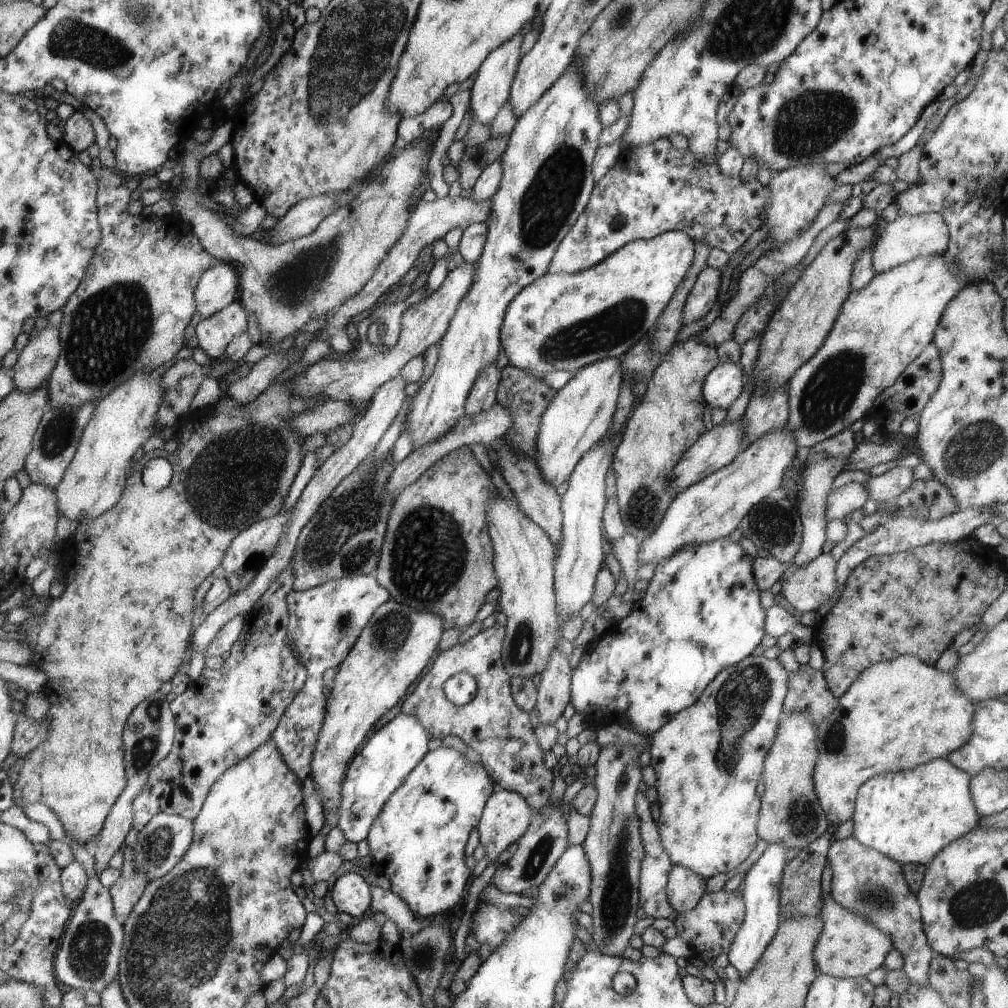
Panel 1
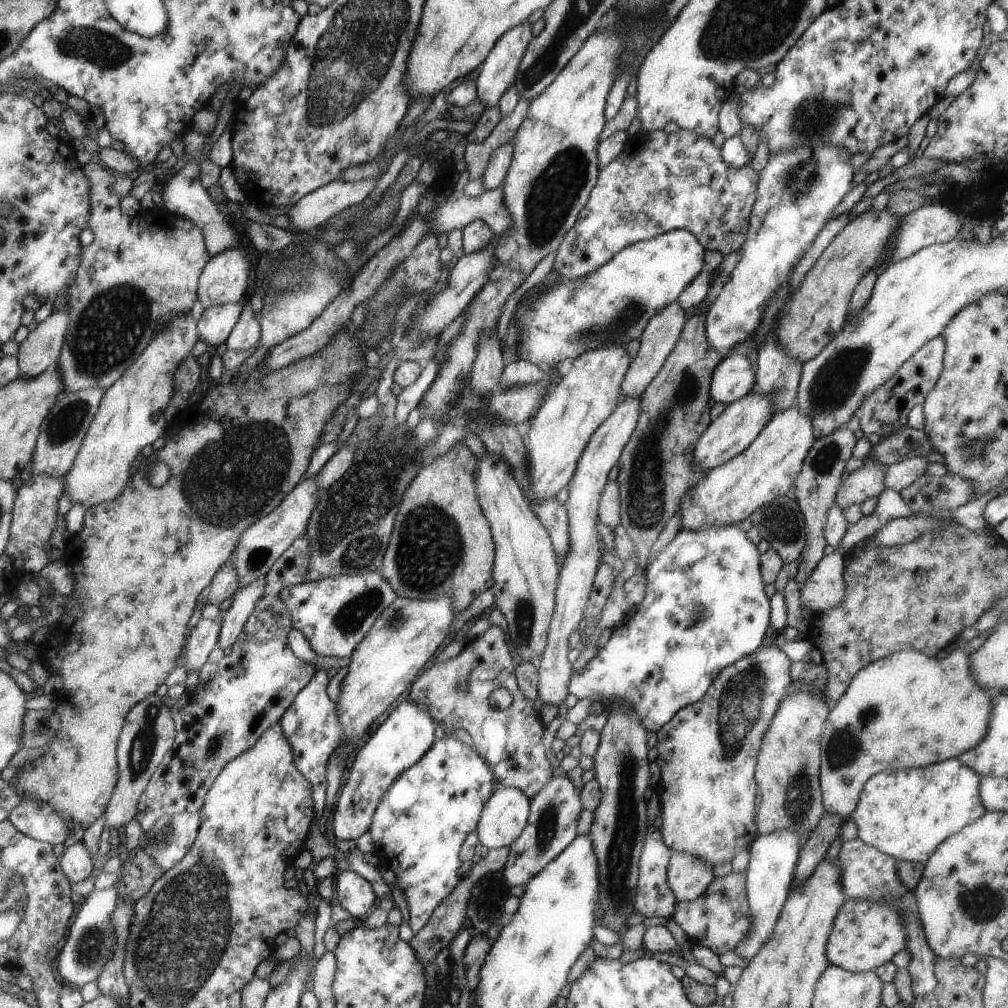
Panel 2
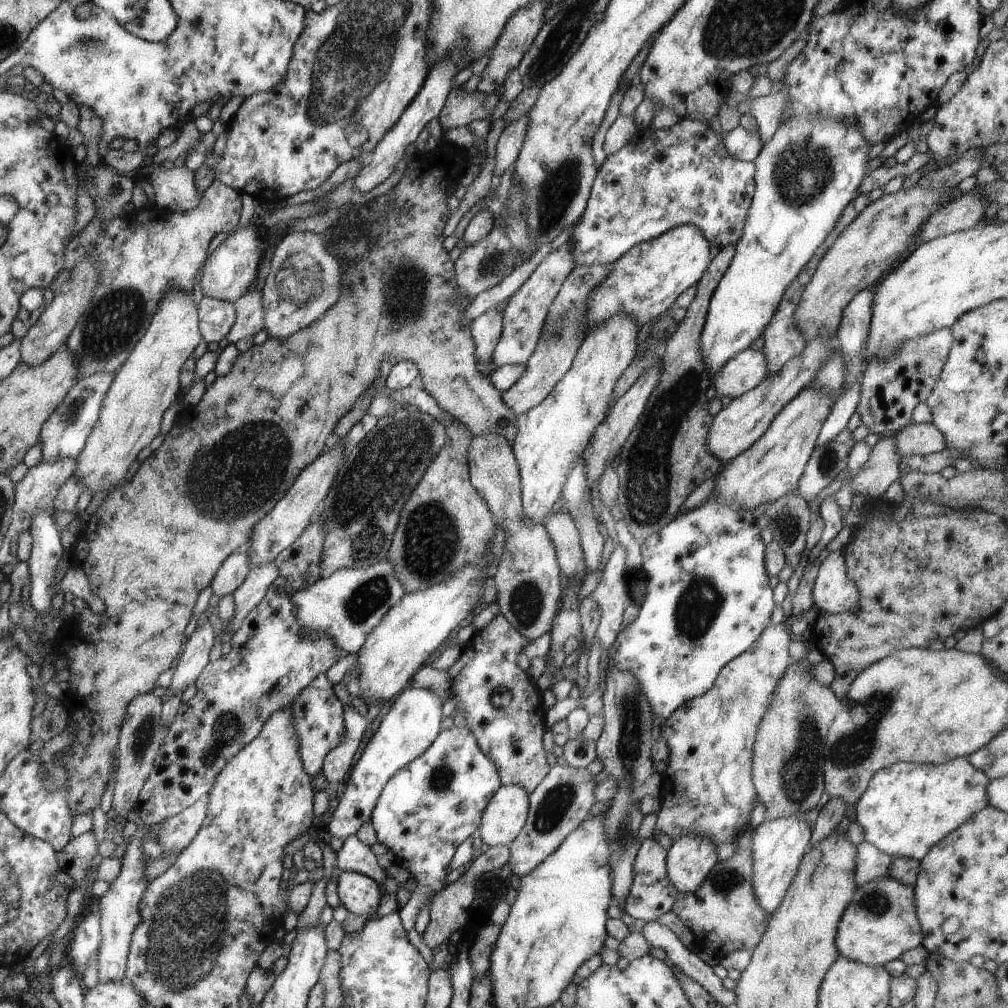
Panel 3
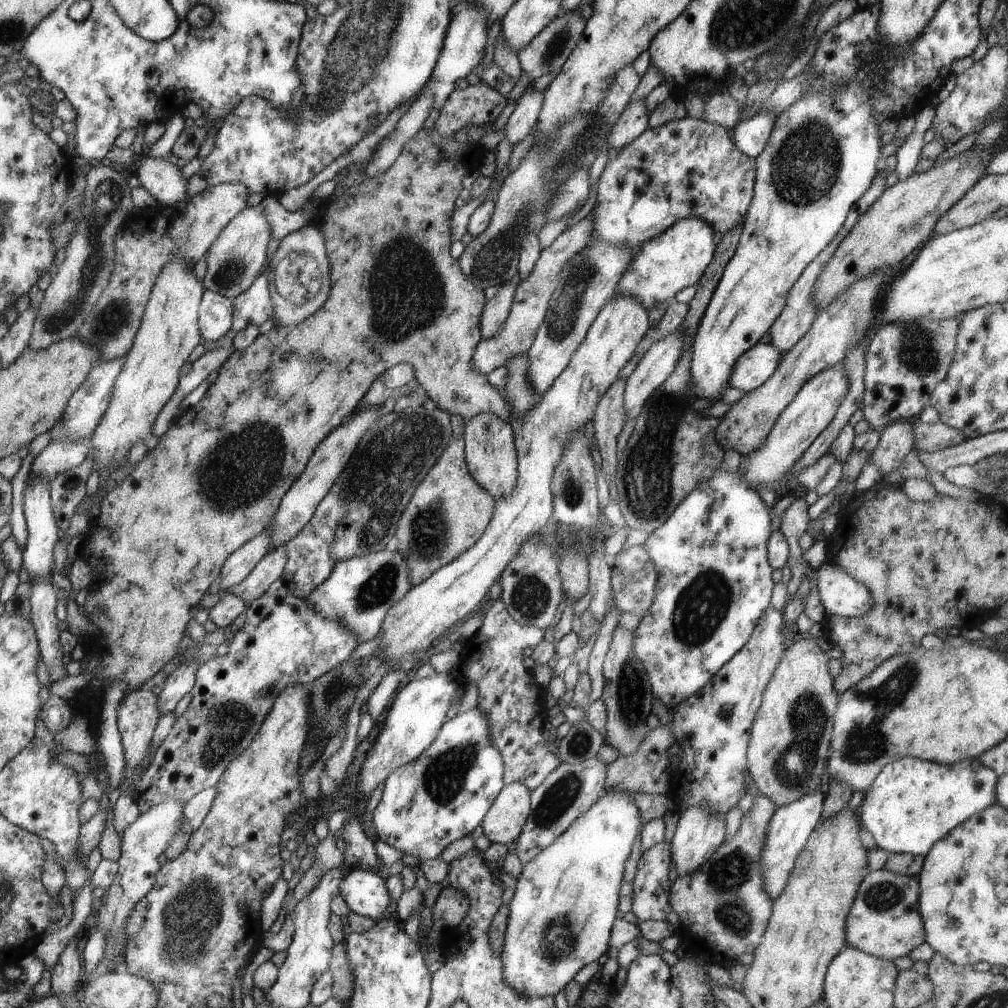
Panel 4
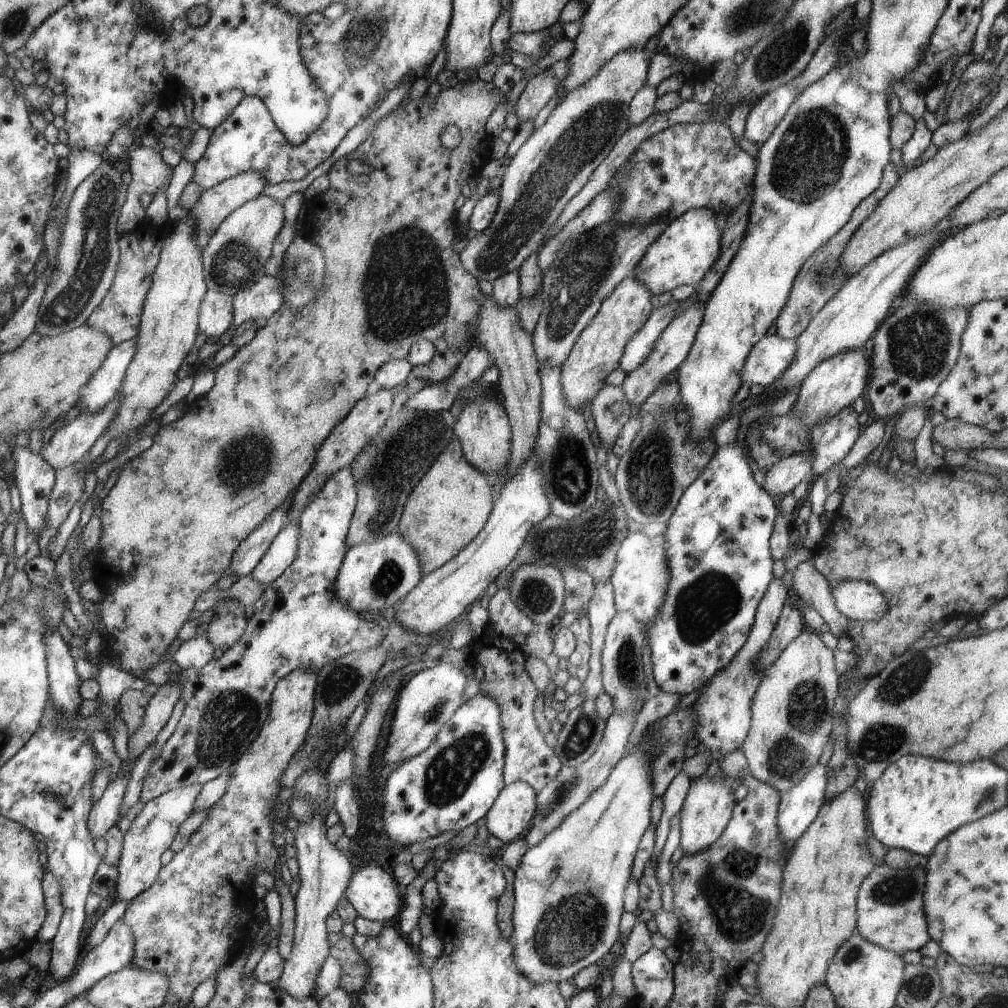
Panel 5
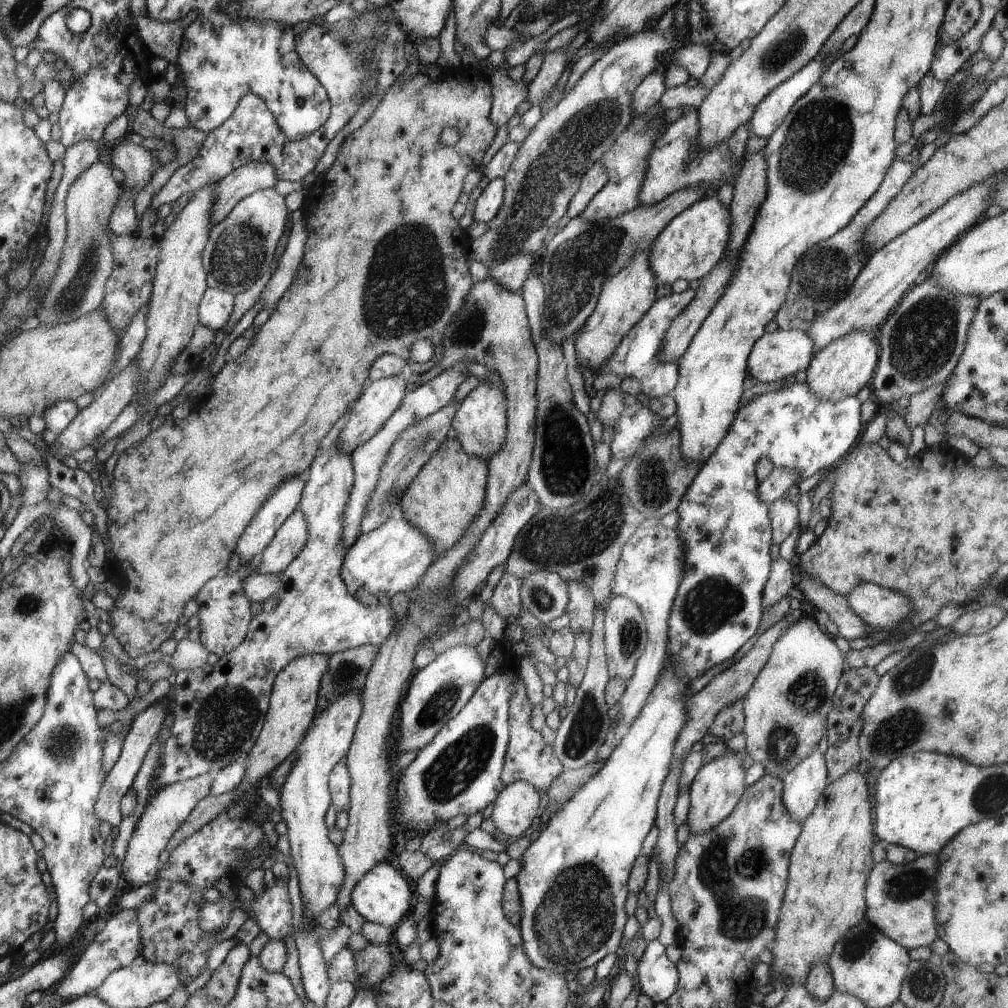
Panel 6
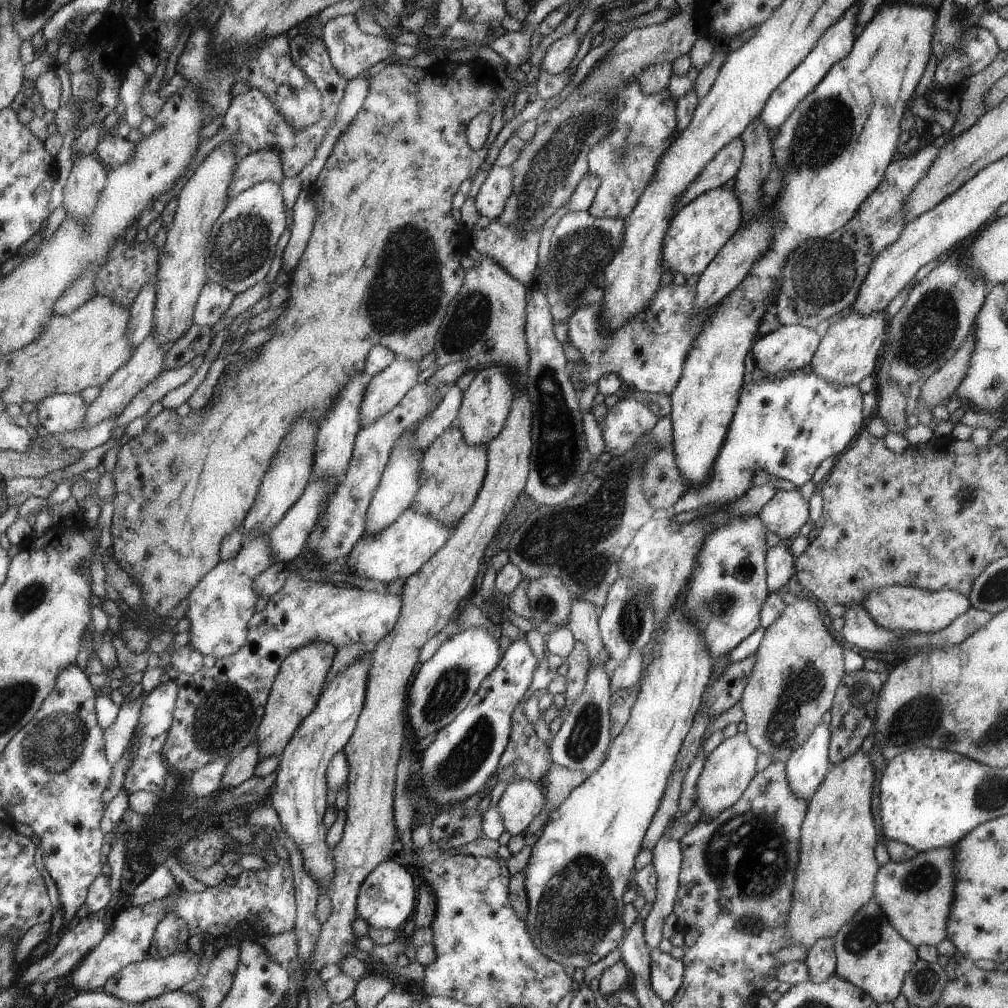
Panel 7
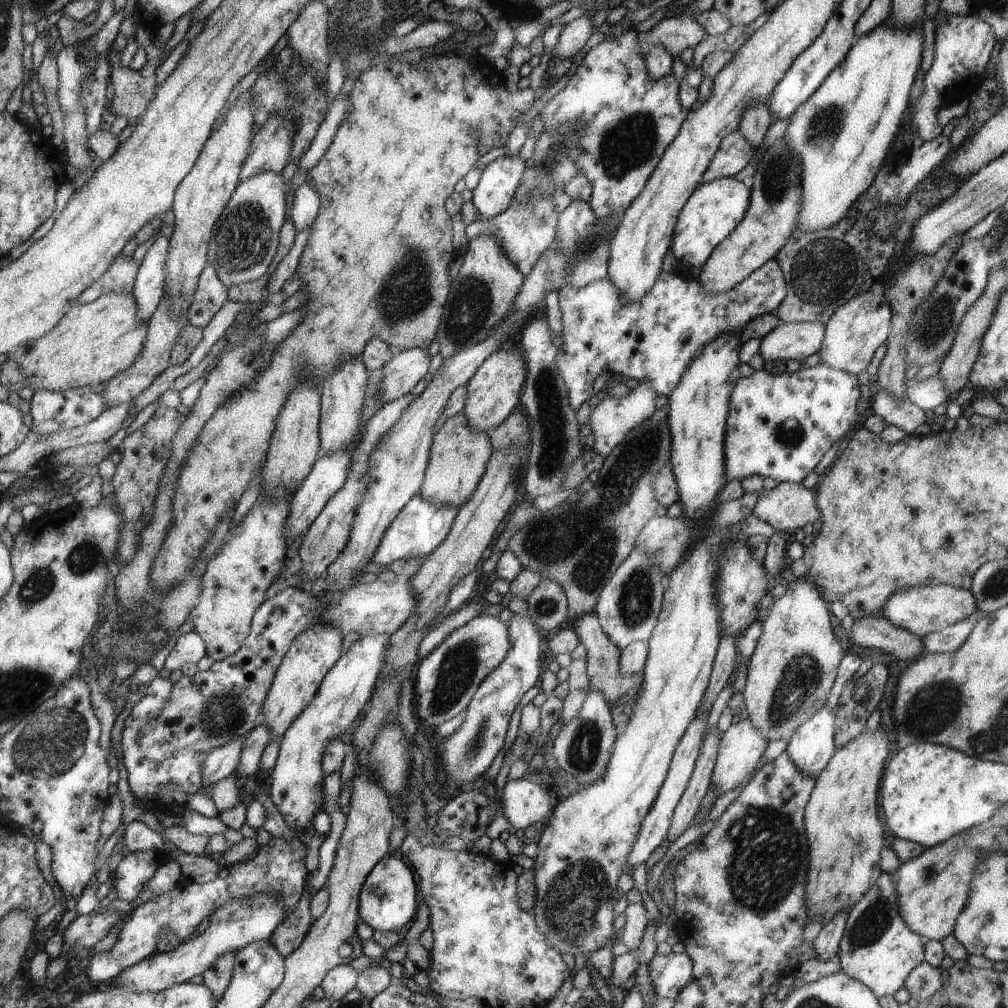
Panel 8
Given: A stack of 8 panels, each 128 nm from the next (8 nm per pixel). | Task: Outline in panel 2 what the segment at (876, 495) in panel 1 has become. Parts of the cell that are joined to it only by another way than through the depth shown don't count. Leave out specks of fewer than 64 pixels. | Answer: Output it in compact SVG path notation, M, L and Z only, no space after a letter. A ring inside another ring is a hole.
M914 457L891 464L885 471L884 488L900 493L916 482L917 477L924 475L933 460L934 457Z

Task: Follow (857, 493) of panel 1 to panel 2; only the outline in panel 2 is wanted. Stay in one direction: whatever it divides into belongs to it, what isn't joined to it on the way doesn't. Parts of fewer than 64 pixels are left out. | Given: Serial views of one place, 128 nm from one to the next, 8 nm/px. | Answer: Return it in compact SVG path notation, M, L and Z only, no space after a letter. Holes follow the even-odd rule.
M876 460L863 461L864 466L850 473L840 484L835 503L840 510L848 506L860 505L868 498L876 498L883 492L886 466Z

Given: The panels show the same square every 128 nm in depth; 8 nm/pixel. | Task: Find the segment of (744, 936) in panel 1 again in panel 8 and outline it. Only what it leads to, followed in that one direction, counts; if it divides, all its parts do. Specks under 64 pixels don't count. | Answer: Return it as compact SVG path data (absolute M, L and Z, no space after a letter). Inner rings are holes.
M824 705L789 740L786 752L806 776L817 779L832 762L837 752L834 722L836 713Z

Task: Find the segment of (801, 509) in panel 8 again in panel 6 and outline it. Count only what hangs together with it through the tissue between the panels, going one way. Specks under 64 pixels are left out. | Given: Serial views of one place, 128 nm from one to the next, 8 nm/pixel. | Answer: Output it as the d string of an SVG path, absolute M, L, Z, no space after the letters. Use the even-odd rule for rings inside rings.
M785 497L768 504L774 544L780 546L800 522L797 499Z

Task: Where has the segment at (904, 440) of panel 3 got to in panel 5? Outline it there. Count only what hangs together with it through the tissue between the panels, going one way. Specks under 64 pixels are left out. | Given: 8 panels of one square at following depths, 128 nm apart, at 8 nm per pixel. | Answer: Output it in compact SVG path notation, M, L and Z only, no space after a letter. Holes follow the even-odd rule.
M946 419L942 424L934 427L933 442L938 442L946 450L974 450L984 449L984 446L994 444L994 433L985 428L966 424L960 419Z

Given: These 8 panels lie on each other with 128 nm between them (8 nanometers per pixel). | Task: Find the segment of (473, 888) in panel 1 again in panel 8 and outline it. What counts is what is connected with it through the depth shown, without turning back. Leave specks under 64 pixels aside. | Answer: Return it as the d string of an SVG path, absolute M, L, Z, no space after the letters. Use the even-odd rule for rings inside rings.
M512 777L503 788L501 808L512 831L523 833L530 825L552 815L552 796L527 777Z

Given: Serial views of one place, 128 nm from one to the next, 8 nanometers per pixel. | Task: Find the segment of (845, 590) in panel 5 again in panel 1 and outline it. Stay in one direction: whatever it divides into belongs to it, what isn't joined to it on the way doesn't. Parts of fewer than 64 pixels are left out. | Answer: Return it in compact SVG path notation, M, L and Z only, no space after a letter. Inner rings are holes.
M822 553L812 562L798 566L781 586L784 600L798 612L817 611L837 591L837 562L832 553Z

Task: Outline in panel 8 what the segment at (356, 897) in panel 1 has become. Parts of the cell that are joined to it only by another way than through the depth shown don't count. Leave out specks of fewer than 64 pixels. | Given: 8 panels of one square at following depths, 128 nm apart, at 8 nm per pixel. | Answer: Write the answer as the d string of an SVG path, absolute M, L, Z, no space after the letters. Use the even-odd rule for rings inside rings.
M385 857L373 868L368 878L365 880L364 886L361 888L360 894L360 921L371 926L374 931L402 931L402 926L406 926L408 922L414 920L416 910L418 908L418 888L416 888L416 880L414 874L410 870L408 864L404 864L400 858Z

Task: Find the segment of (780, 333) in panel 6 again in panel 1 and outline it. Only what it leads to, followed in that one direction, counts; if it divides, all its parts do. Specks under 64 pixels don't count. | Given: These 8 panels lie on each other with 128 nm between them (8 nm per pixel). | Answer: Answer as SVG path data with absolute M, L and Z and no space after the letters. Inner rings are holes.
M731 361L718 363L705 379L704 397L710 408L727 410L742 394L746 382L746 374L740 364Z

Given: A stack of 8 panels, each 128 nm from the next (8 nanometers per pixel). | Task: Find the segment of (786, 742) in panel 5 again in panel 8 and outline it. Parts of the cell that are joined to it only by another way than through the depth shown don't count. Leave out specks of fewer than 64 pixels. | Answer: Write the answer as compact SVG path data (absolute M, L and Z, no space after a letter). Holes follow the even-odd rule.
M796 580L787 586L786 594L777 598L769 606L770 614L762 621L762 634L754 649L754 654L746 661L747 679L743 690L743 701L748 718L762 731L766 740L785 740L789 742L794 732L810 720L819 708L826 705L827 696L836 686L838 664L844 656L842 644L832 634L832 616L820 589L811 580Z

